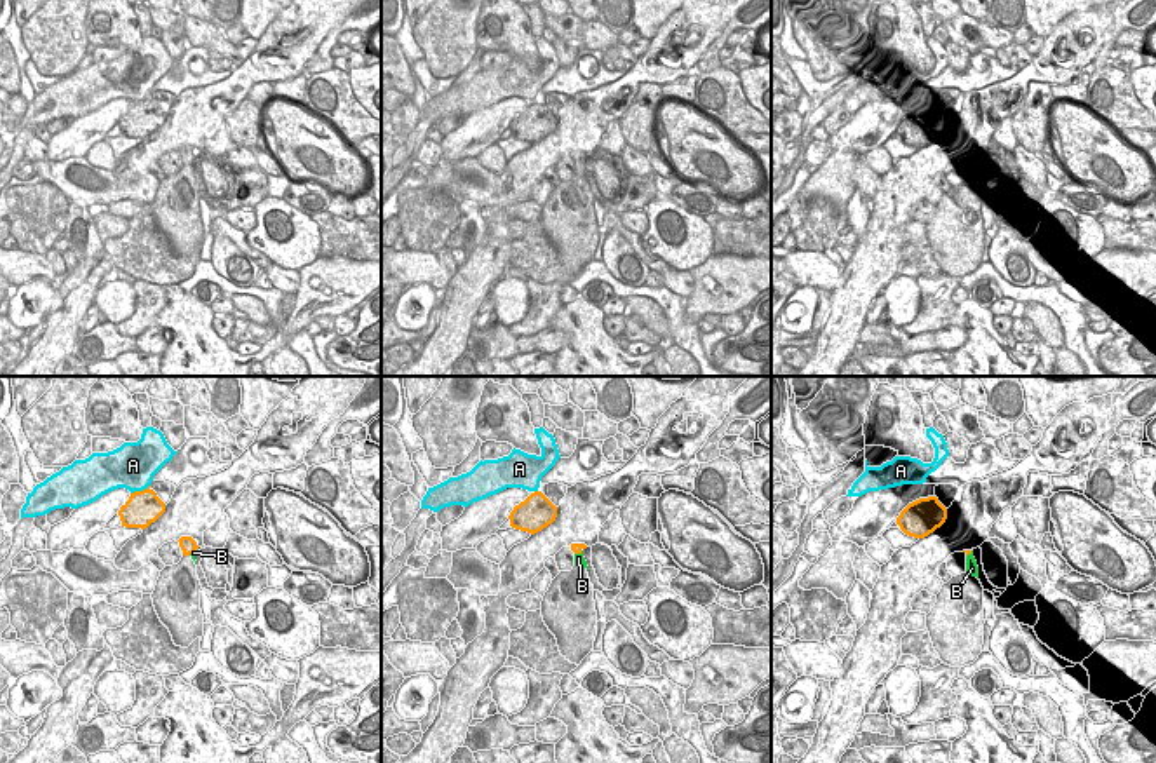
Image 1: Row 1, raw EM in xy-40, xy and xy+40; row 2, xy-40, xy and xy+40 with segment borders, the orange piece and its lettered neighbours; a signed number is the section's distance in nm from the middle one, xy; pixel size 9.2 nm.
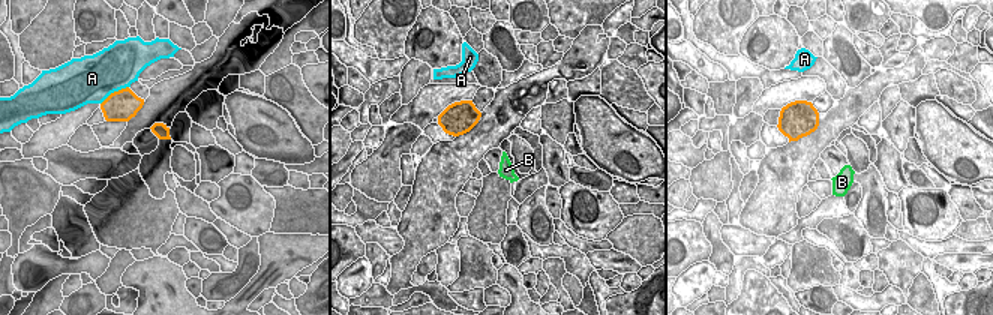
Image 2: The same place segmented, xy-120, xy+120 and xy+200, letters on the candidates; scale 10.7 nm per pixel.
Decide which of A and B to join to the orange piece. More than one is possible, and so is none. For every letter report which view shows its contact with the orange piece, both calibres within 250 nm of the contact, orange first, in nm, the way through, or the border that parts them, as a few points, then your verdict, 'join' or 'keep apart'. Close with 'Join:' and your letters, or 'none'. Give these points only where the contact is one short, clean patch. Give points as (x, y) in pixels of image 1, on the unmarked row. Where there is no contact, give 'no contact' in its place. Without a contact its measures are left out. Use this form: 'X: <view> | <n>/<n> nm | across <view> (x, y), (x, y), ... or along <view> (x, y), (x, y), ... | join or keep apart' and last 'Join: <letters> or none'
A: xy-40 | 320/420 nm | keep apart
B: xy | 100/100 nm | along xy (582, 161), (575, 164) | keep apart
Join: none

